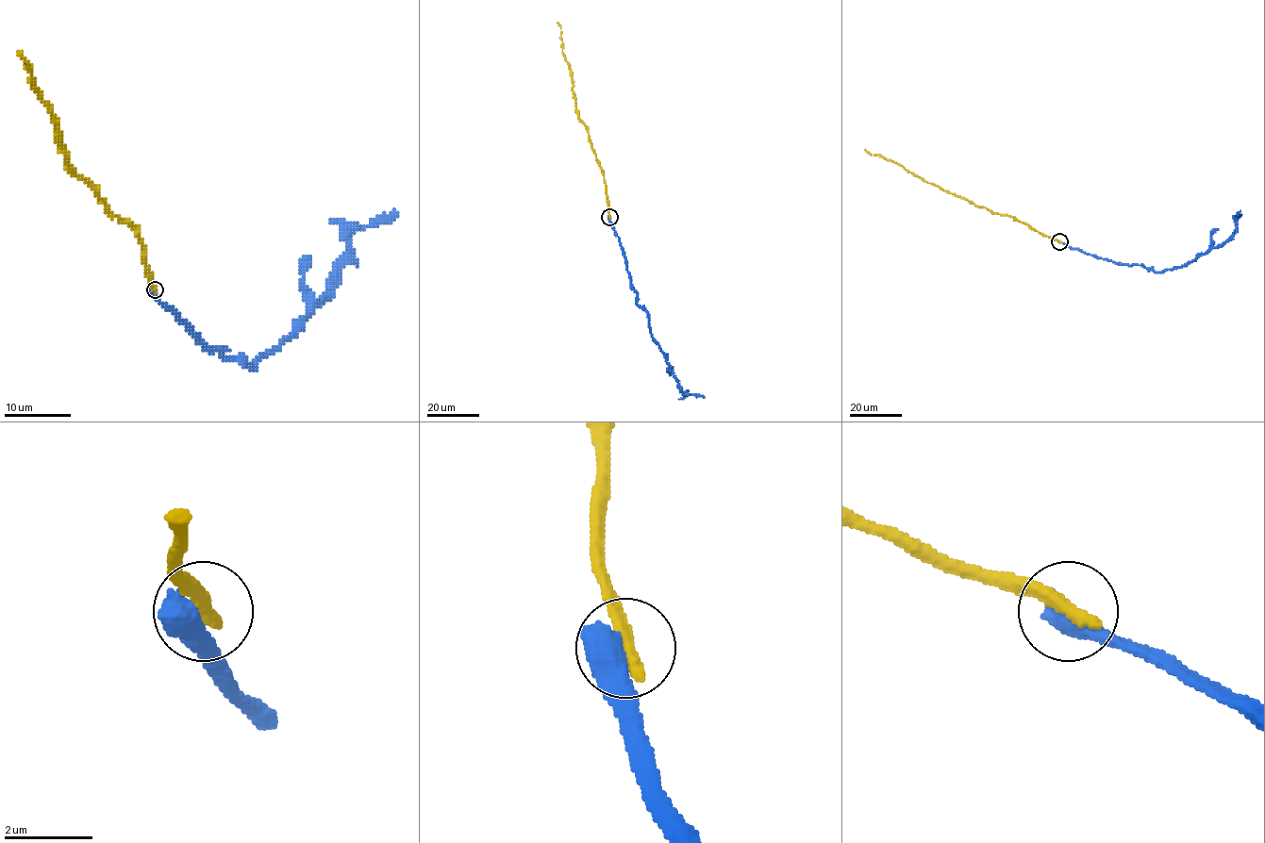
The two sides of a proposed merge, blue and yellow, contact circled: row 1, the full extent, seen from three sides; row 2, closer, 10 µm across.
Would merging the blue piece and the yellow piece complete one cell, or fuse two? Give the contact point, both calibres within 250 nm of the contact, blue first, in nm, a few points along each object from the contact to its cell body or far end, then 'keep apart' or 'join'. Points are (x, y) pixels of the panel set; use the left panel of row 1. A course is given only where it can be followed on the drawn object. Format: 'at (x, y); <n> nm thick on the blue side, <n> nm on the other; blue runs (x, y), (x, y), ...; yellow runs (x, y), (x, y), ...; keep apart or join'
at (155, 289); 700 nm thick on the blue side, 440 nm on the other; blue runs (153, 289), (208, 349), (254, 368), (329, 292), (349, 234), (381, 223), (394, 210); yellow runs (155, 289), (138, 234), (108, 210), (66, 161), (56, 118), (32, 86), (29, 66), (19, 51); keep apart

